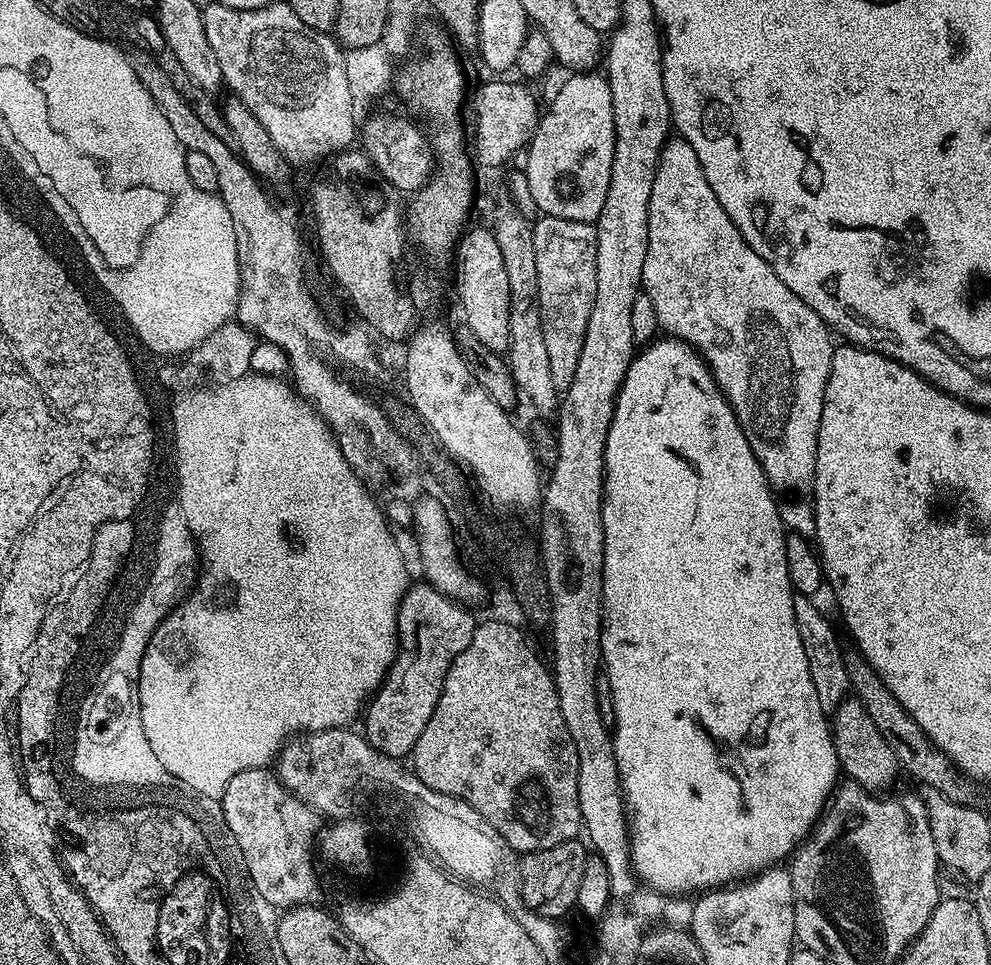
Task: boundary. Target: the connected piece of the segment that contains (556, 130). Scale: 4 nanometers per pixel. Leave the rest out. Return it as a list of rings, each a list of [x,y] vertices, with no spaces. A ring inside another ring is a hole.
[[[589,70],[569,75],[569,80],[557,90],[548,113],[539,117],[527,145],[529,192],[533,205],[540,207],[543,215],[574,222],[600,219],[610,186],[616,127],[610,86],[603,75],[596,74]]]

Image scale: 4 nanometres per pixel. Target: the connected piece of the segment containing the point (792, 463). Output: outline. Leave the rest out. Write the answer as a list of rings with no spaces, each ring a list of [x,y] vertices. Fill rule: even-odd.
[[[682,138],[669,139],[660,154],[660,162],[656,165],[656,177],[654,178],[654,190],[650,194],[650,206],[648,207],[648,253],[644,263],[643,291],[654,302],[656,322],[665,333],[671,334],[675,339],[684,340],[691,344],[701,356],[708,369],[712,371],[712,377],[716,385],[724,393],[728,404],[734,410],[746,438],[750,442],[750,450],[758,458],[762,470],[766,474],[769,485],[777,493],[780,492],[804,492],[812,487],[812,475],[816,472],[816,439],[818,438],[818,426],[822,418],[822,406],[824,405],[824,391],[828,385],[828,375],[832,369],[832,354],[834,343],[828,335],[830,329],[818,313],[802,298],[798,298],[776,276],[776,271],[744,241],[738,226],[726,214],[726,210],[718,202],[714,190],[706,182],[706,174],[698,162],[698,154]]]

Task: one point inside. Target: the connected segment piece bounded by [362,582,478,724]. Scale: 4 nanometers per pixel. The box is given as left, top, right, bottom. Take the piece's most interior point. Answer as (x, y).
(432, 629)

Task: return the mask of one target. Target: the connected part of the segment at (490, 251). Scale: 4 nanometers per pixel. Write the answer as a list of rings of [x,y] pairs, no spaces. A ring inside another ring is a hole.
[[[491,227],[470,228],[459,237],[454,248],[460,259],[456,264],[456,296],[464,311],[463,323],[491,352],[503,353],[508,347],[510,322],[510,278],[506,278],[506,262],[502,262],[502,250],[498,250],[496,233]]]

